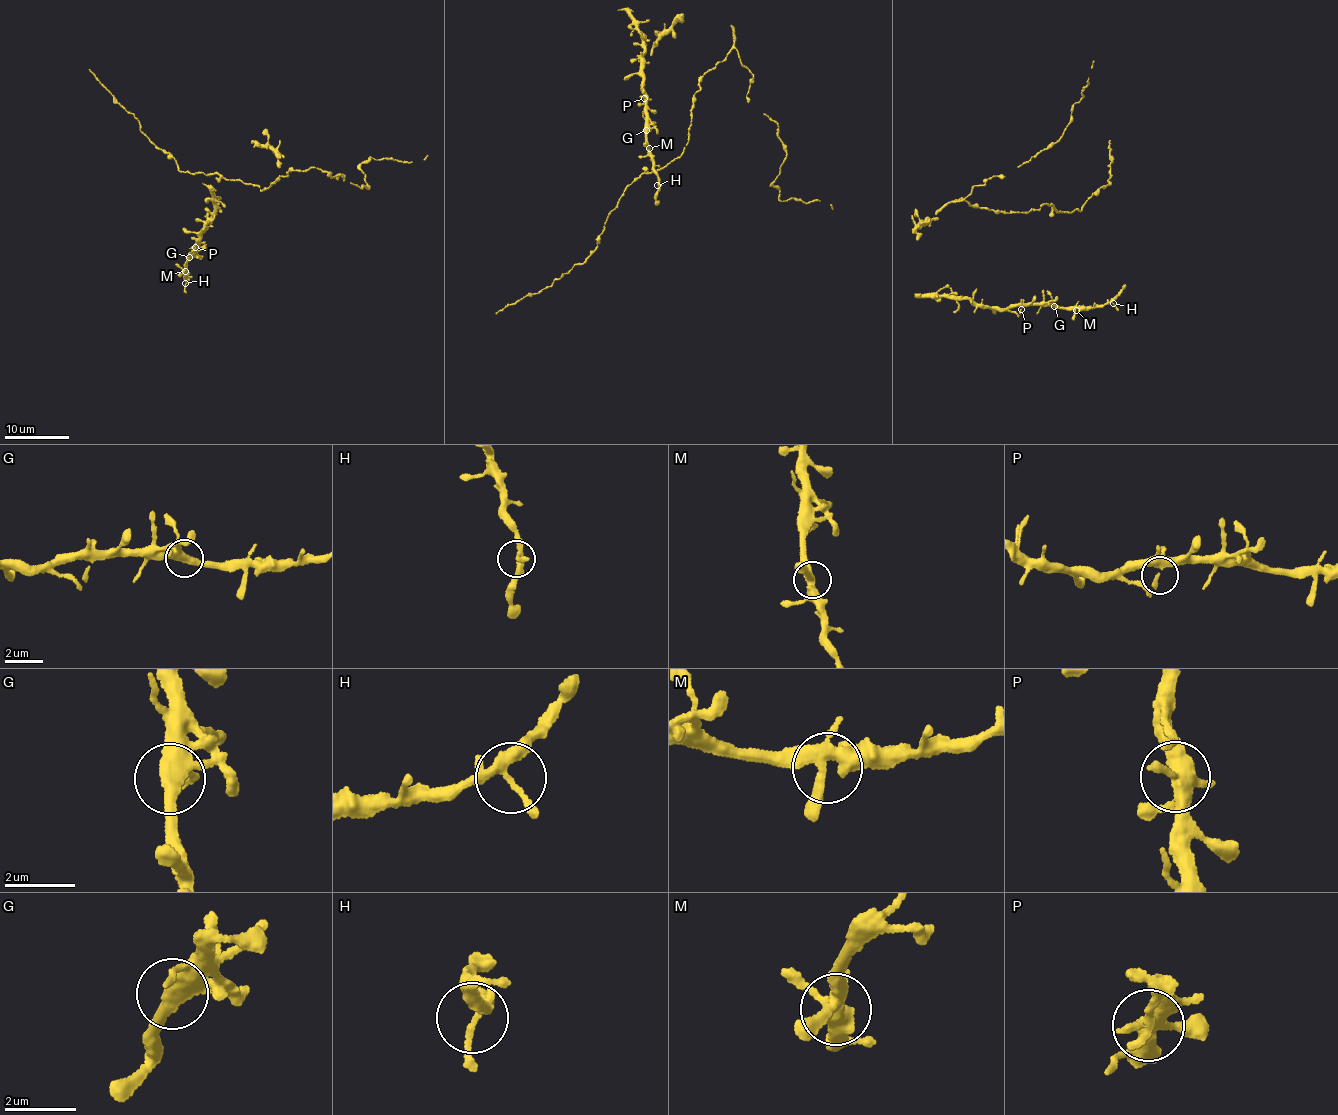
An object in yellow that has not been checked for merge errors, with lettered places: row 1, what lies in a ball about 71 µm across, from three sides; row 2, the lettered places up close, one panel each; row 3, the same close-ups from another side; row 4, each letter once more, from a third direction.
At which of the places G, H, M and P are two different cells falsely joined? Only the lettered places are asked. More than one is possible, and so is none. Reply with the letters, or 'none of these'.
none of these

